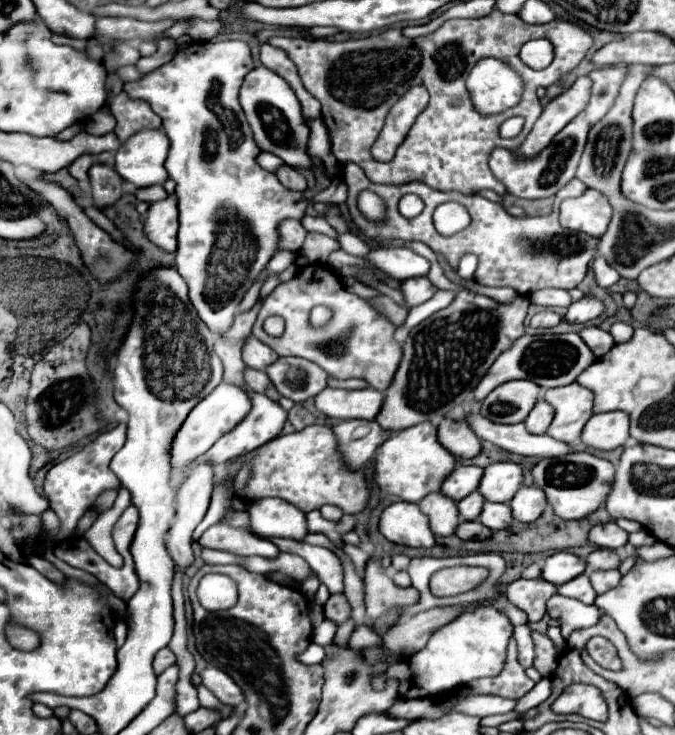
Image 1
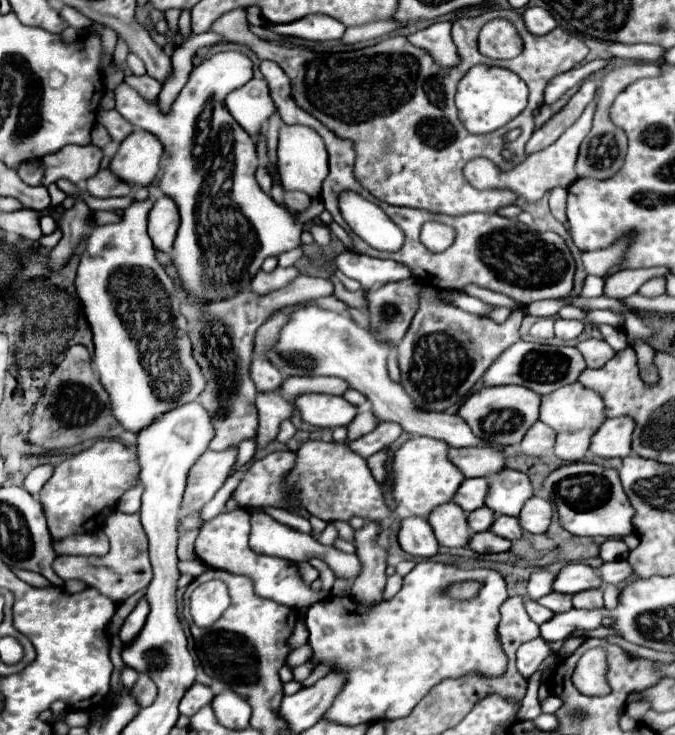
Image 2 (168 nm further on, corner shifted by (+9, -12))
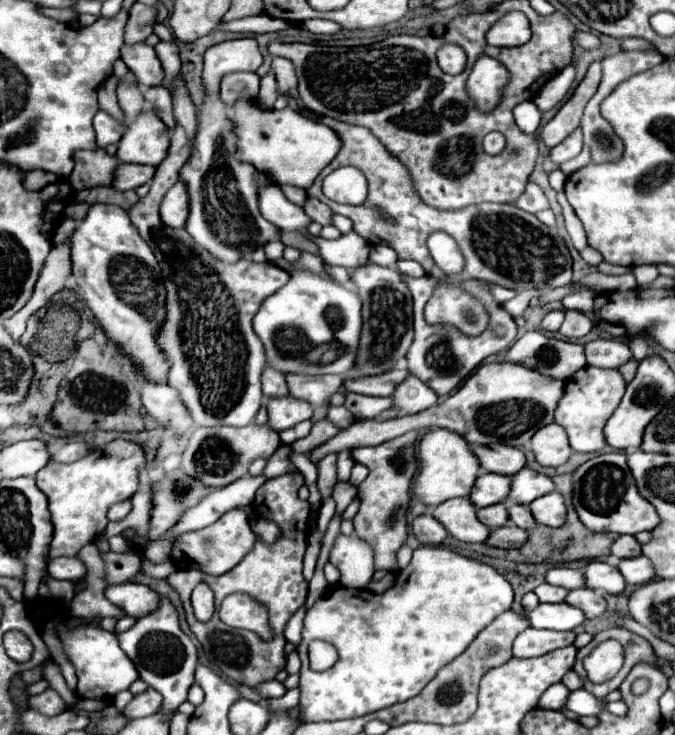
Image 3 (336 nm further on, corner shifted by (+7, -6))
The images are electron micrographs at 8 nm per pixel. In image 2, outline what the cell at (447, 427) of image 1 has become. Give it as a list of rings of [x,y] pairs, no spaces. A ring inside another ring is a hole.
[[[452,448],[450,460],[464,472],[466,478],[490,476],[504,470],[506,454],[498,448]]]

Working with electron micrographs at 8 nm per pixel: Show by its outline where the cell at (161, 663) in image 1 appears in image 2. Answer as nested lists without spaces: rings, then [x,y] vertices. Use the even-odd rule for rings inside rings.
[[[140,674],[138,676],[138,682],[130,690],[130,694],[136,698],[136,704],[140,708],[146,708],[148,704],[152,704],[156,700],[156,684],[150,680],[150,676]]]

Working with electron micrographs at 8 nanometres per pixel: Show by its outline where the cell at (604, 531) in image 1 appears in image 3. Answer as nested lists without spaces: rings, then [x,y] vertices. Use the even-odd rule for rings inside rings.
[[[618,536],[612,544],[612,556],[616,558],[634,558],[638,552],[642,552],[642,548],[634,536]]]

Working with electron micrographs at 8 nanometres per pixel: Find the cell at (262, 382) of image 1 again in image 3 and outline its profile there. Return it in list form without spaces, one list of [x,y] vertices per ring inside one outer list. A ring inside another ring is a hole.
[[[294,396],[268,398],[266,410],[268,410],[268,426],[274,432],[282,432],[290,426],[296,426],[302,420],[310,420],[312,416],[312,406],[306,400],[298,400]]]

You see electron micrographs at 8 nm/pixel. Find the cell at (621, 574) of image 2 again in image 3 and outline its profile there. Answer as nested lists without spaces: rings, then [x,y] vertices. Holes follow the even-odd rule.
[[[636,556],[636,558],[624,558],[616,564],[616,568],[620,570],[620,574],[624,576],[626,584],[630,586],[640,586],[646,584],[648,580],[652,580],[654,568],[650,566],[650,560],[646,556]]]

